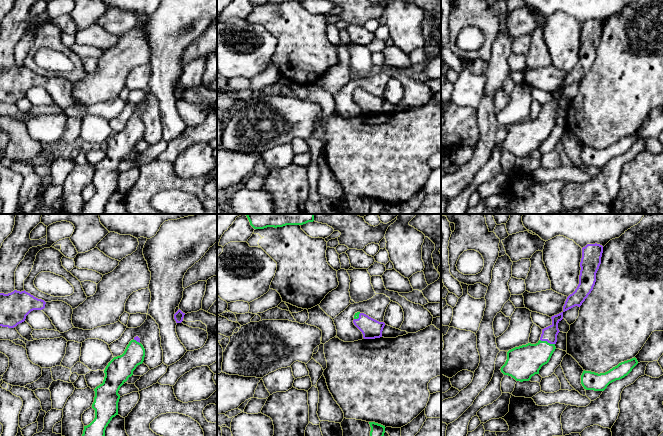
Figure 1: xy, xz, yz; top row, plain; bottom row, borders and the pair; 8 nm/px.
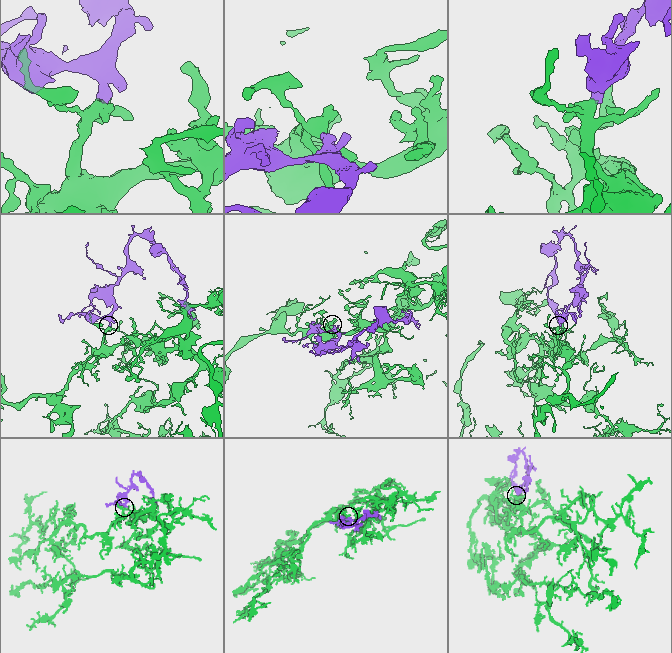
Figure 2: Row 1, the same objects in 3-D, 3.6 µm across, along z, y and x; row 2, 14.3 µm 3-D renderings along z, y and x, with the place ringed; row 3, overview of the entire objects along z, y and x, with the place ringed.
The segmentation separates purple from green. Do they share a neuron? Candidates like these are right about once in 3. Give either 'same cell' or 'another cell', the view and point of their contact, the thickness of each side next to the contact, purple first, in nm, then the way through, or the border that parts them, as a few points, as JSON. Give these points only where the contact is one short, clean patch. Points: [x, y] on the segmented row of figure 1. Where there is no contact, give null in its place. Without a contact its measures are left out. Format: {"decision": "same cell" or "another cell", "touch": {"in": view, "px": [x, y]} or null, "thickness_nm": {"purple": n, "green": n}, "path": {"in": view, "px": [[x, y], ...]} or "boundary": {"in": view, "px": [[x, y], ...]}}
{"decision": "same cell", "touch": {"in": "yz", "px": [547, 341]}, "thickness_nm": {"purple": 120, "green": 260}, "path": {"in": "yz", "px": [[549, 334], [547, 341], [525, 361]]}}

